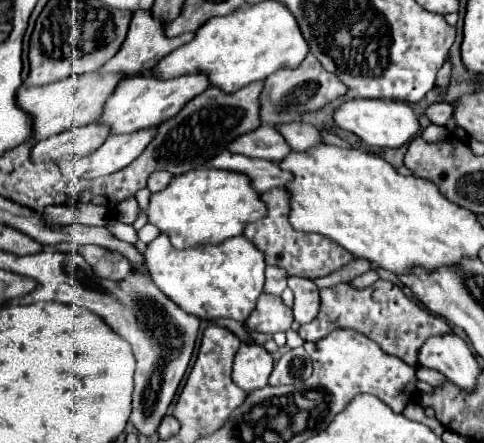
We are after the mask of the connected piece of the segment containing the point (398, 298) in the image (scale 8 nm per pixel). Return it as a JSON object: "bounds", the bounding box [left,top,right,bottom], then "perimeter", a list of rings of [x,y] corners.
{"bounds":[298,278,454,366],"perimeter":[[[380,278],[364,290],[356,290],[350,284],[322,288],[320,298],[322,298],[322,304],[320,304],[318,316],[312,322],[300,326],[300,330],[298,330],[302,340],[316,342],[336,328],[350,328],[350,330],[356,330],[356,332],[368,336],[370,340],[374,340],[386,354],[394,354],[400,360],[416,366],[418,364],[416,352],[428,338],[454,334],[444,318],[430,314],[424,306],[410,300],[402,292],[402,288],[390,280]]]}

